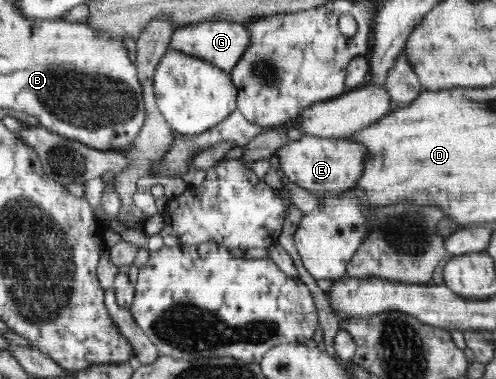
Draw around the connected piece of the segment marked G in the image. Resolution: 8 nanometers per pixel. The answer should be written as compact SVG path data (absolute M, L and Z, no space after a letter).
M220 20L193 23L191 26L172 29L167 50L185 52L185 55L207 60L229 74L247 47L249 47L249 32L245 32L245 25Z

